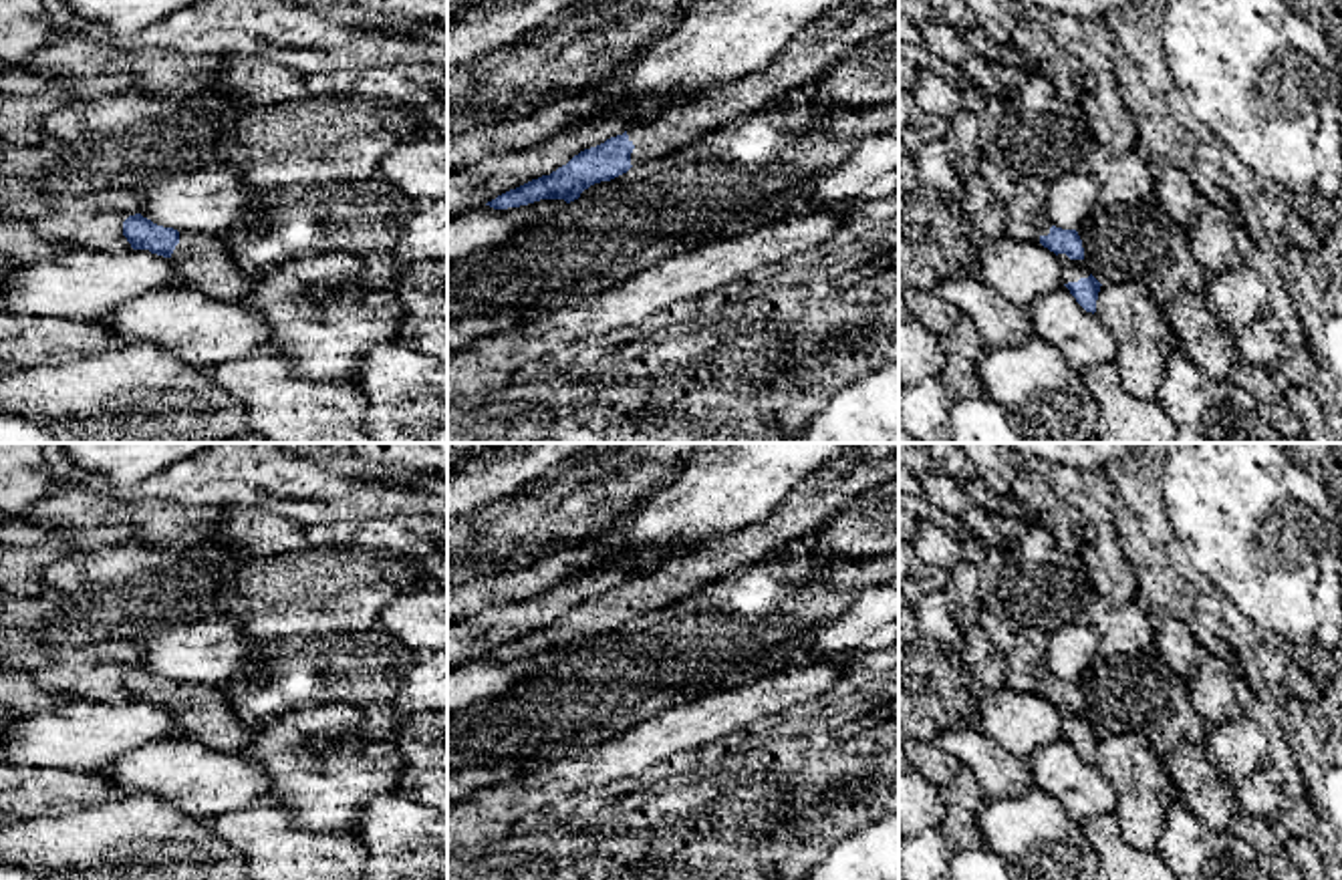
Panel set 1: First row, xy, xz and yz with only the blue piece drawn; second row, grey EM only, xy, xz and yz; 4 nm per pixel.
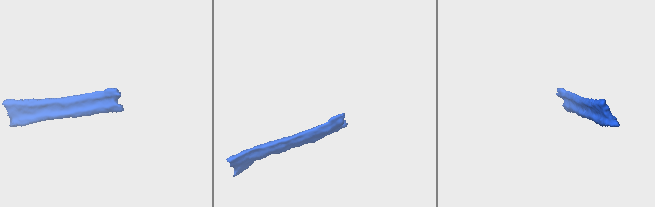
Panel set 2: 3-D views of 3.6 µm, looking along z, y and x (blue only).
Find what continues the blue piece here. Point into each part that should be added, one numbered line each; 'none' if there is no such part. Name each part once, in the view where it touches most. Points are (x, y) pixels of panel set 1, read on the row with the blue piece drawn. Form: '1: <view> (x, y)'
1: xz (804, 59)

